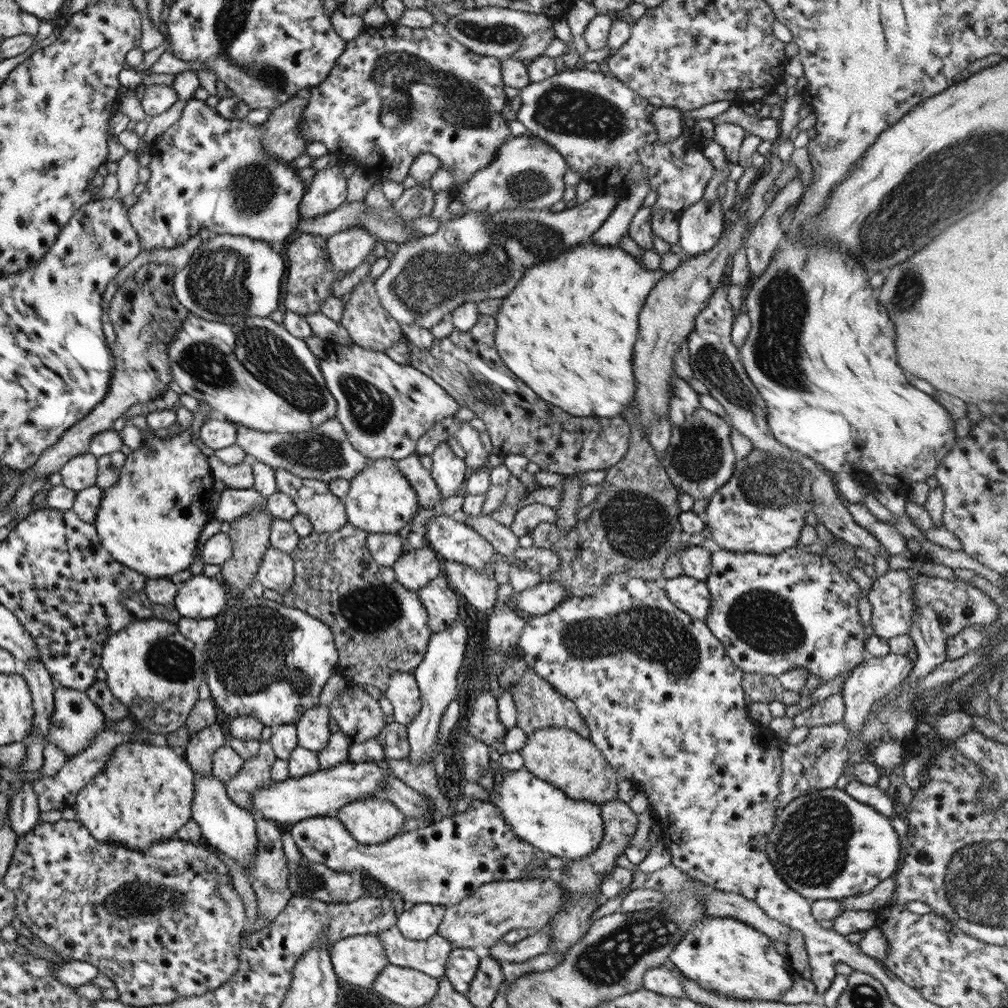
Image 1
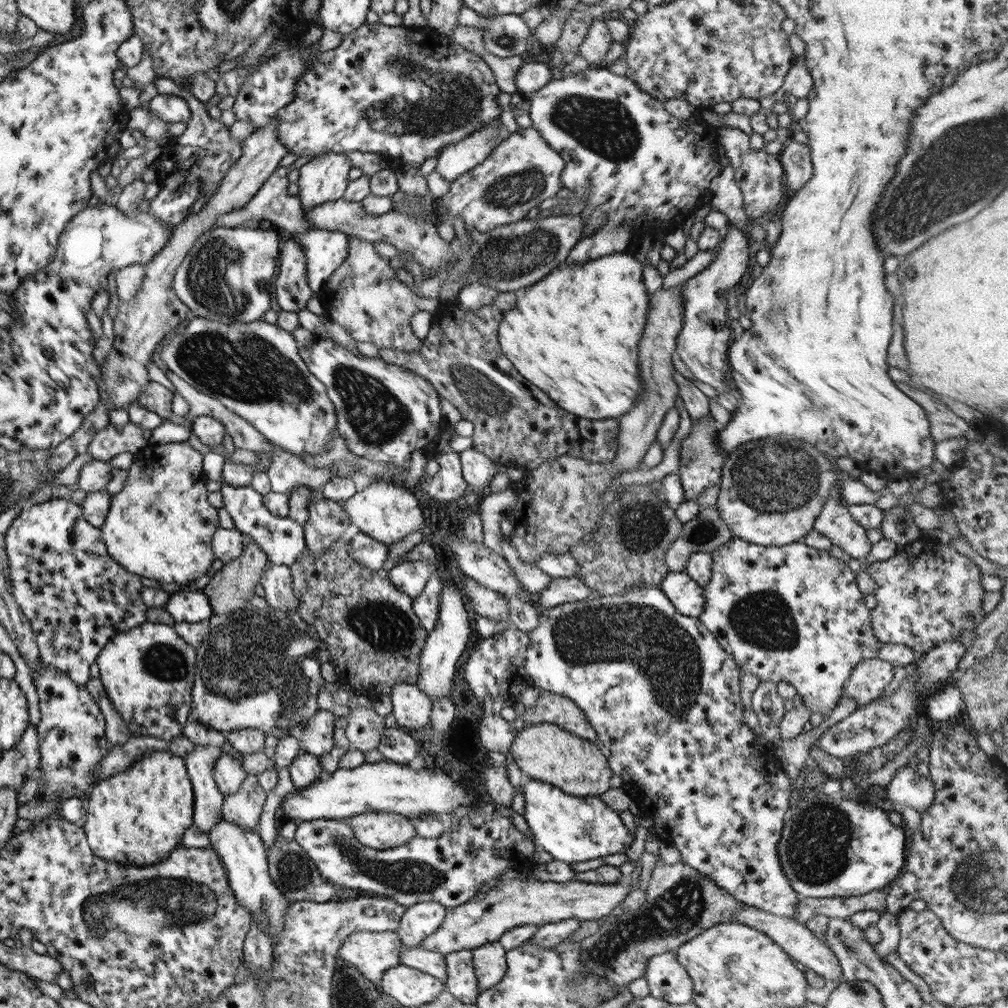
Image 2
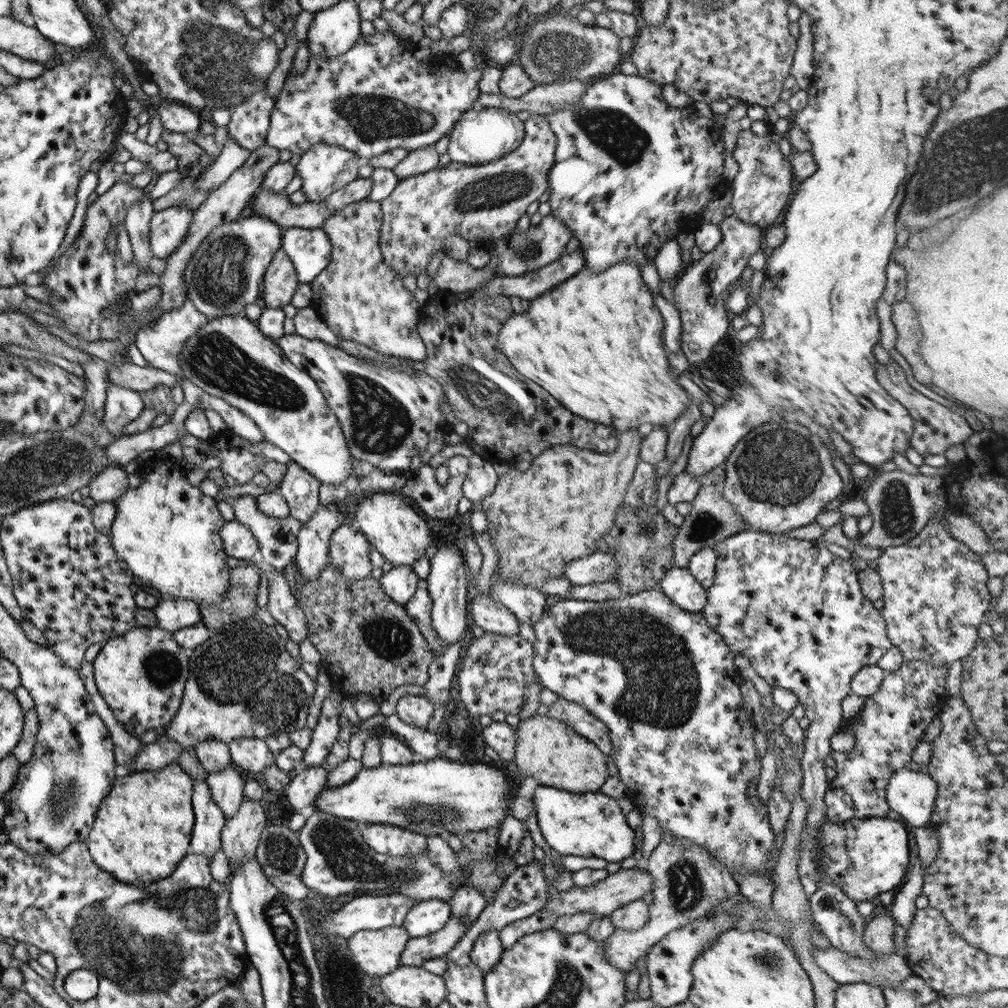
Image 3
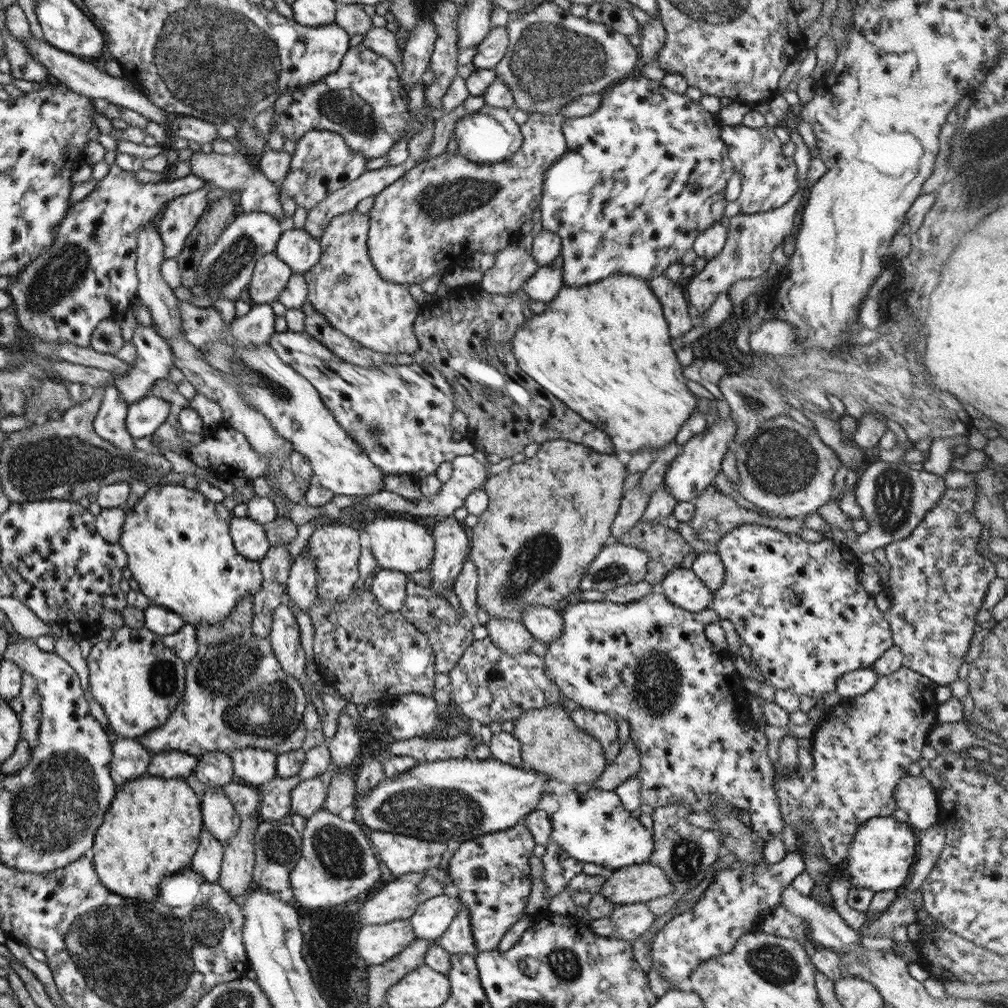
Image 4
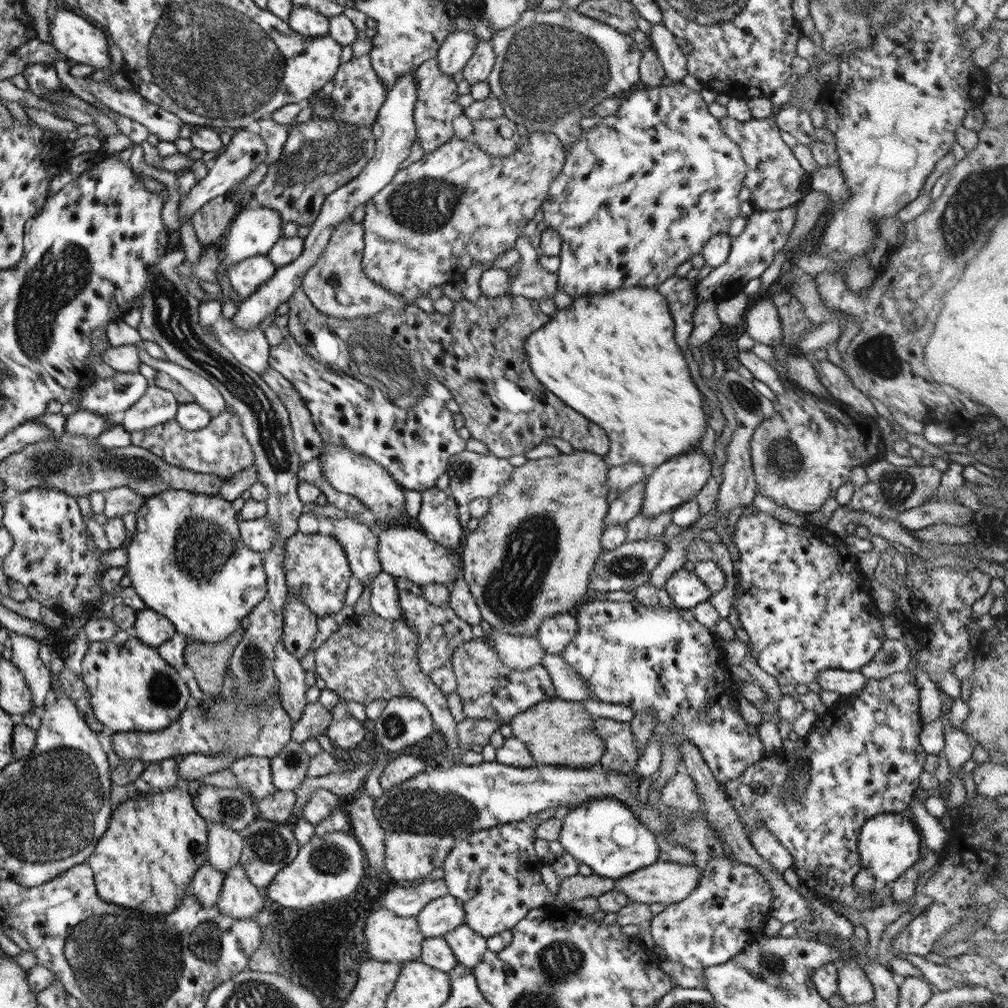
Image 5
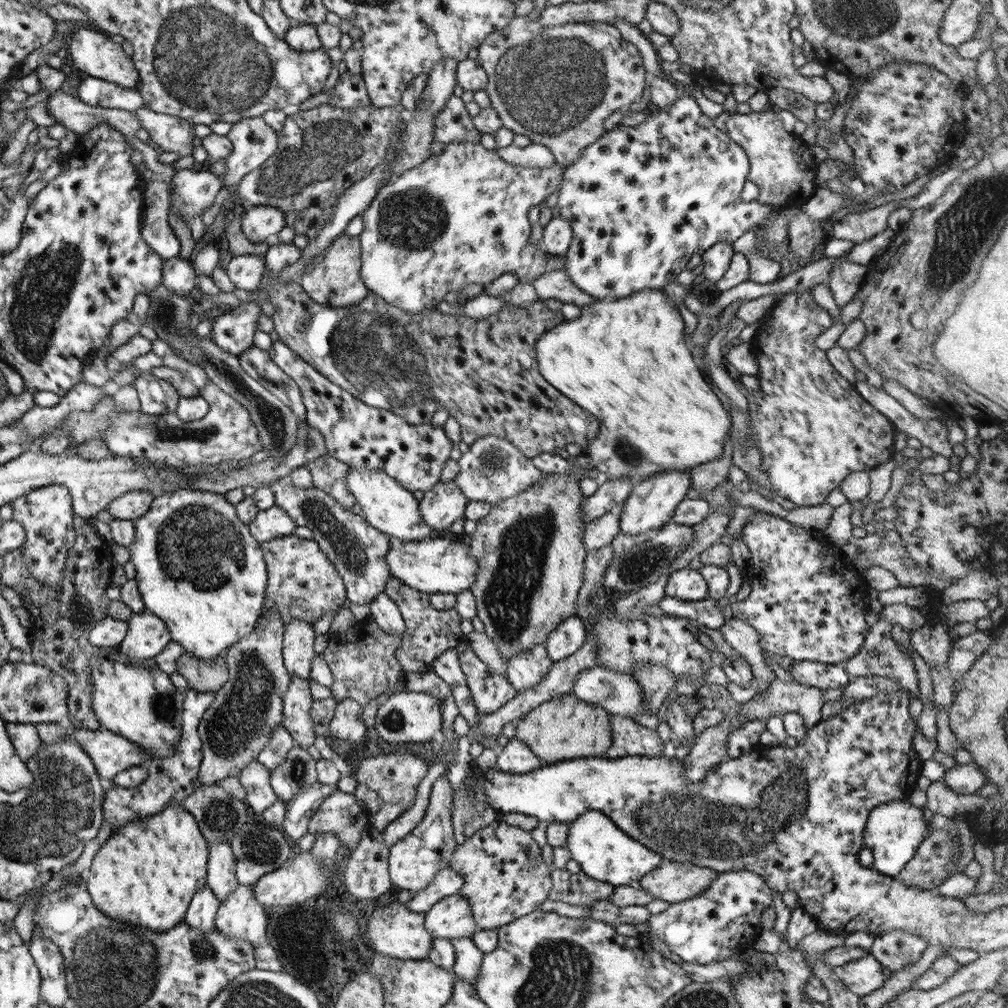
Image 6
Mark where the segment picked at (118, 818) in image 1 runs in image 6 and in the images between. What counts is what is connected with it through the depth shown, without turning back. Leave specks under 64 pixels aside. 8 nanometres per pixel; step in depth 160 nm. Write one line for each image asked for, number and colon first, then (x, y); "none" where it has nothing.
2: (137, 817)
3: (141, 830)
4: (150, 830)
5: (153, 844)
6: (145, 873)

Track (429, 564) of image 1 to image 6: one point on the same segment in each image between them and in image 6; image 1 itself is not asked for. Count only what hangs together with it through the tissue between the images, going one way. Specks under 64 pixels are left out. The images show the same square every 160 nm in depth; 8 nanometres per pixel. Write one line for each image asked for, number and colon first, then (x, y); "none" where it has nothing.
2: (409, 577)
3: (399, 583)
4: (388, 586)
5: (384, 600)
6: (383, 612)

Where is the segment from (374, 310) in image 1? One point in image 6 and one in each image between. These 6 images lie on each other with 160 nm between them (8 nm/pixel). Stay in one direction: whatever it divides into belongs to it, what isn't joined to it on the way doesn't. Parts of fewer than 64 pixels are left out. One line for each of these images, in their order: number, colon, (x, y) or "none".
2: (369, 302)
3: (358, 297)
4: (343, 285)
5: (335, 285)
6: (335, 282)

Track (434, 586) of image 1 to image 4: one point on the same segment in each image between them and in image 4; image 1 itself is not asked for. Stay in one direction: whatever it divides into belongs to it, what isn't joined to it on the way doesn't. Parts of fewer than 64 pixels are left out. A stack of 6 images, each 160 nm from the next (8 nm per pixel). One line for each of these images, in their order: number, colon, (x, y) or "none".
2: (425, 605)
3: (418, 608)
4: (448, 633)

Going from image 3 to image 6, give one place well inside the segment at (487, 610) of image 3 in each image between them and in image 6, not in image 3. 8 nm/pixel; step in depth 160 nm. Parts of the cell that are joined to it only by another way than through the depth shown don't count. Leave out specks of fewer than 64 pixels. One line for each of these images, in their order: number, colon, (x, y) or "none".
4: (510, 636)
5: (516, 652)
6: (527, 668)

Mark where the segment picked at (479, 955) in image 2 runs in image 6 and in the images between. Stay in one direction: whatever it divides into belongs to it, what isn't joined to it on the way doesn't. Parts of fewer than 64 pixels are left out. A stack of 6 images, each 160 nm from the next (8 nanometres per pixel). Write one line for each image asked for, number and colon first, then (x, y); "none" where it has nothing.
3: (486, 951)
4: (490, 872)
5: (494, 872)
6: (504, 876)

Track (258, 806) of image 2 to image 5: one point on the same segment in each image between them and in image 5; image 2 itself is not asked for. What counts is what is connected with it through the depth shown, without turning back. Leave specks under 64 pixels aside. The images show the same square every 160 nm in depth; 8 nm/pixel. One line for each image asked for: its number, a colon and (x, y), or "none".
3: (239, 835)
4: (235, 878)
5: (238, 898)

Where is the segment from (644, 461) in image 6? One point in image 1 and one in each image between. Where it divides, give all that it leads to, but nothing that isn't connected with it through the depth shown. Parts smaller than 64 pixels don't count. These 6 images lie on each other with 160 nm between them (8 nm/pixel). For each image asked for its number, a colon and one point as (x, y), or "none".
1: (567, 328)
2: (573, 333)
3: (594, 341)
4: (603, 349)
5: (595, 355)

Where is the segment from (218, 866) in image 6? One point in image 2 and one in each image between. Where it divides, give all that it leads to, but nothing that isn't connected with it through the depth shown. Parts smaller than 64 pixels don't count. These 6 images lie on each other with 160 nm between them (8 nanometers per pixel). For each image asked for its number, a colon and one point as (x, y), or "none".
2: (228, 775)
3: (225, 786)
4: (219, 819)
5: (223, 846)

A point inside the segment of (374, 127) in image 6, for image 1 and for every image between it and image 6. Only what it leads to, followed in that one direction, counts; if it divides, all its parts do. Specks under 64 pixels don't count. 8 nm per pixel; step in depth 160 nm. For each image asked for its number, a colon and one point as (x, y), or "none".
1: (327, 190)
2: (323, 178)
3: (323, 168)
4: (321, 162)
5: (318, 156)

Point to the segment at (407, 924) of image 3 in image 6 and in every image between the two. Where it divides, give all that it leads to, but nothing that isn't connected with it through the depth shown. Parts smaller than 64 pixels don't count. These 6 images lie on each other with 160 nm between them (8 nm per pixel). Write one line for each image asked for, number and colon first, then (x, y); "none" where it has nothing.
4: (430, 919)
5: (438, 917)
6: (449, 918)

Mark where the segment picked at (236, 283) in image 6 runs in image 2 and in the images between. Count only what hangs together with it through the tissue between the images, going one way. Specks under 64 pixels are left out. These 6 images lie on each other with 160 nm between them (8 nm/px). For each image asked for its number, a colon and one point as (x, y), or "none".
2: (291, 290)
3: (279, 281)
4: (269, 275)
5: (245, 276)

